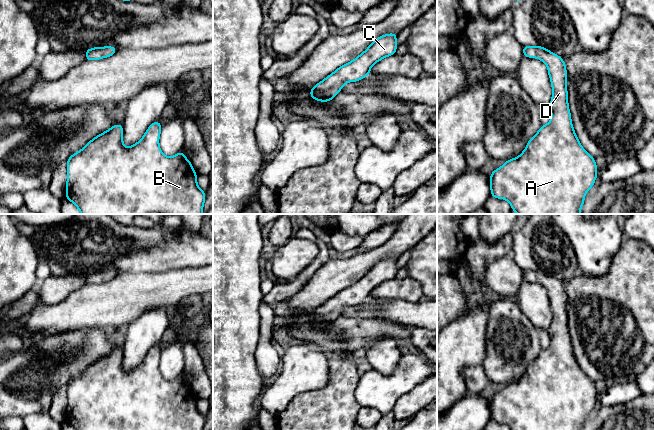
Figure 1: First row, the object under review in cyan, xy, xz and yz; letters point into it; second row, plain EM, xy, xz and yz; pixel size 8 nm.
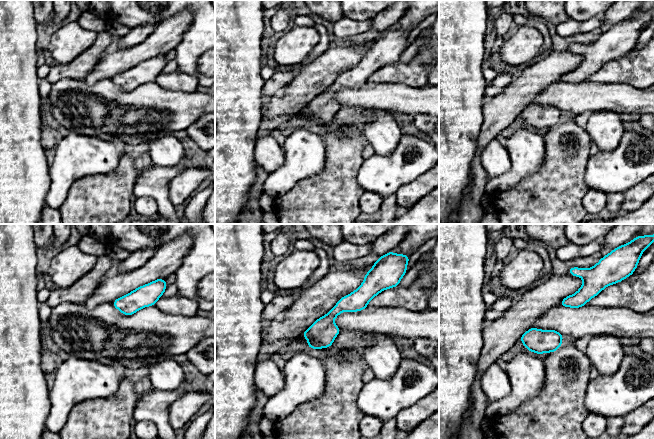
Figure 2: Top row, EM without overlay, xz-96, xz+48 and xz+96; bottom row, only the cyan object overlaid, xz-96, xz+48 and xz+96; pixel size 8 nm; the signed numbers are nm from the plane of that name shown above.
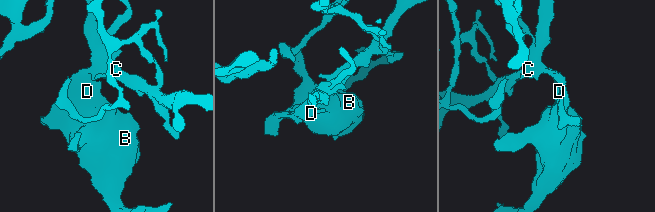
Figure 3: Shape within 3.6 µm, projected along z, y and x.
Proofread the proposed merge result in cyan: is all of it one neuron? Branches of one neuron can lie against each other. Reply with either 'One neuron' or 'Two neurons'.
One neuron

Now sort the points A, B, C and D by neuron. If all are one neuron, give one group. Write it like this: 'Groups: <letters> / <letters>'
Groups: A B C D

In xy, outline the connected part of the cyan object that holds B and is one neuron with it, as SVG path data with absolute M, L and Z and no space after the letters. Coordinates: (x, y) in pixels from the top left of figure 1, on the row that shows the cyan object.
M158 120L153 122L148 127L144 136L136 144L129 147L123 145L123 127L121 124L116 124L107 131L94 137L80 151L68 158L65 198L70 200L80 210L81 214L203 214L206 193L197 185L197 174L195 173L190 160L184 156L182 151L171 157L165 156L162 153L159 146L161 127L162 126Z

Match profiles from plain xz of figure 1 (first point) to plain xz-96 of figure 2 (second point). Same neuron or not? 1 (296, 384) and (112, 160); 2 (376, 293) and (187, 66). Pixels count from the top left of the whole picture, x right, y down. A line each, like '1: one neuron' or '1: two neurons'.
1: one neuron
2: two neurons

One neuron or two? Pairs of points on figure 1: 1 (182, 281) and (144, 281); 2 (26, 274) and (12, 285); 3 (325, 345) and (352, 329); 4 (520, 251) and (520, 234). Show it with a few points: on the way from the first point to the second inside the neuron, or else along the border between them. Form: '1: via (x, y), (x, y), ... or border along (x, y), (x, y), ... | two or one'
1: via (173, 281), (153, 281) | one
2: via (23, 274), (15, 282) | one
3: via (332, 338), (345, 335) | one
4: via (520, 247), (520, 238) | one

